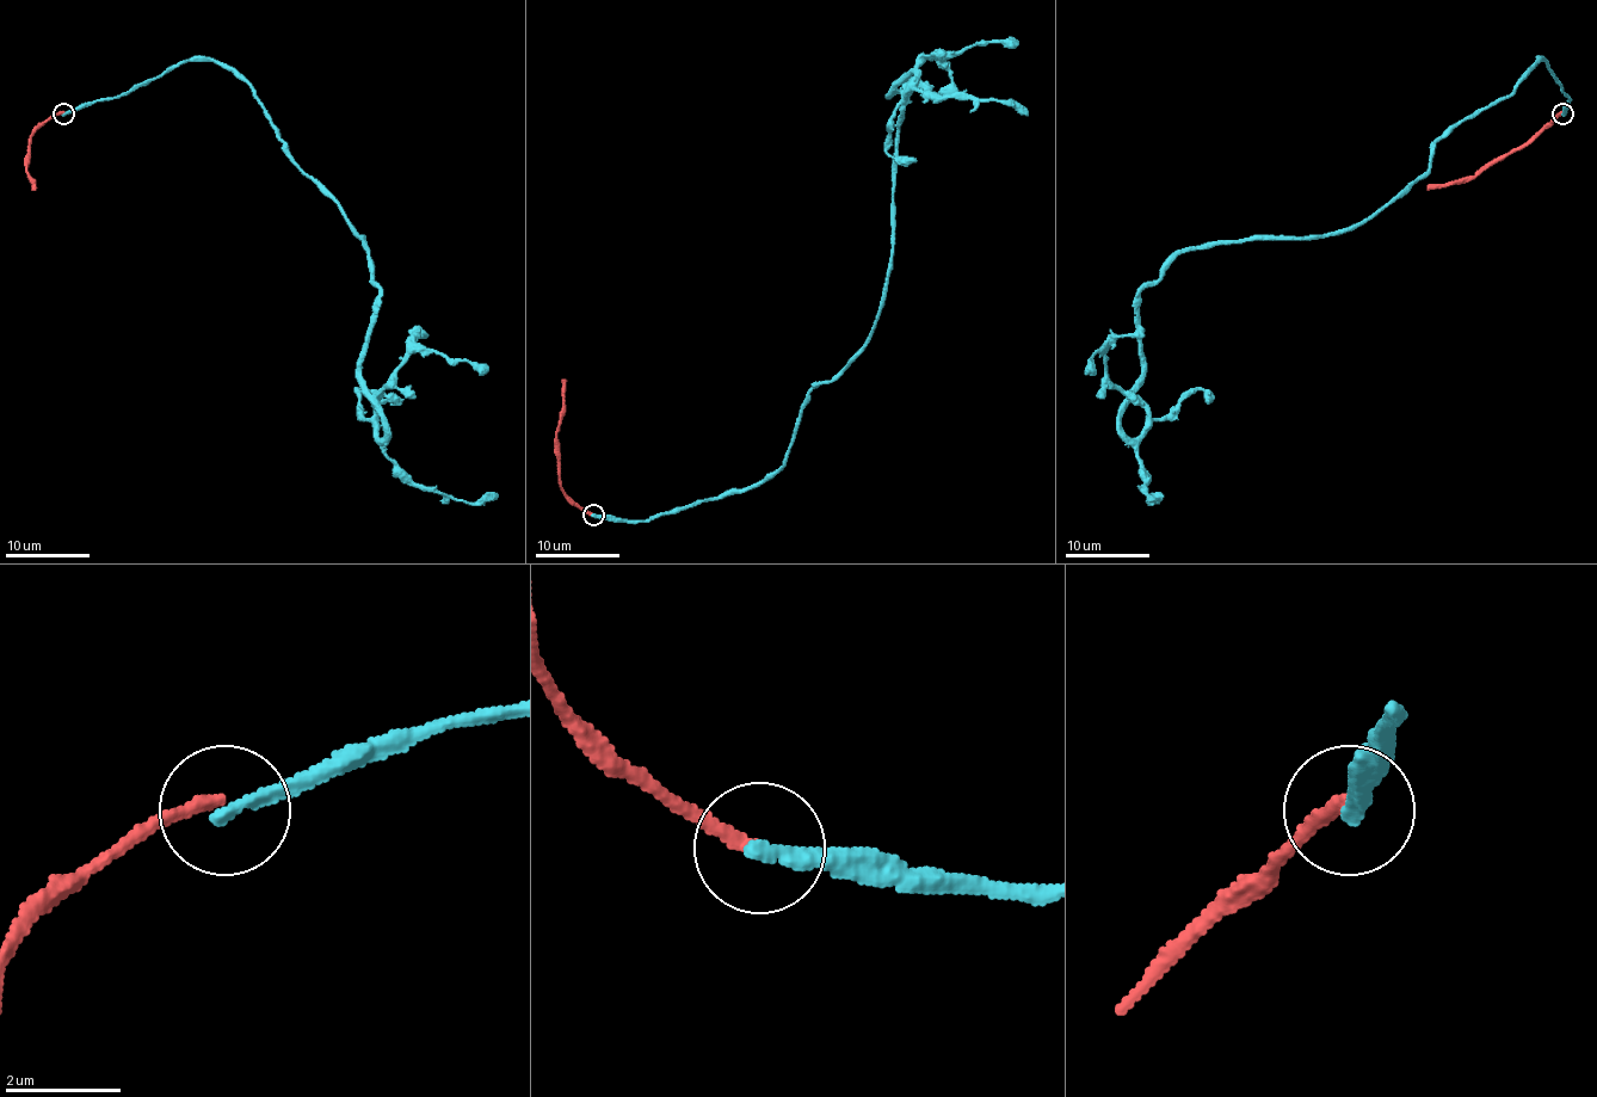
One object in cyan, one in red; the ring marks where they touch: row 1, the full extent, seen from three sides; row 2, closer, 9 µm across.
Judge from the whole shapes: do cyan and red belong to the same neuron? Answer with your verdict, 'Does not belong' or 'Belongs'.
Does not belong

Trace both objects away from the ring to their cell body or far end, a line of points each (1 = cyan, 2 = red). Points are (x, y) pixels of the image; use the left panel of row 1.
1: (65, 113), (186, 61), (233, 69), (367, 247), (380, 294), (361, 384), (383, 453), (415, 485), (498, 494)
2: (65, 112), (49, 116), (30, 137), (26, 173), (35, 190)

